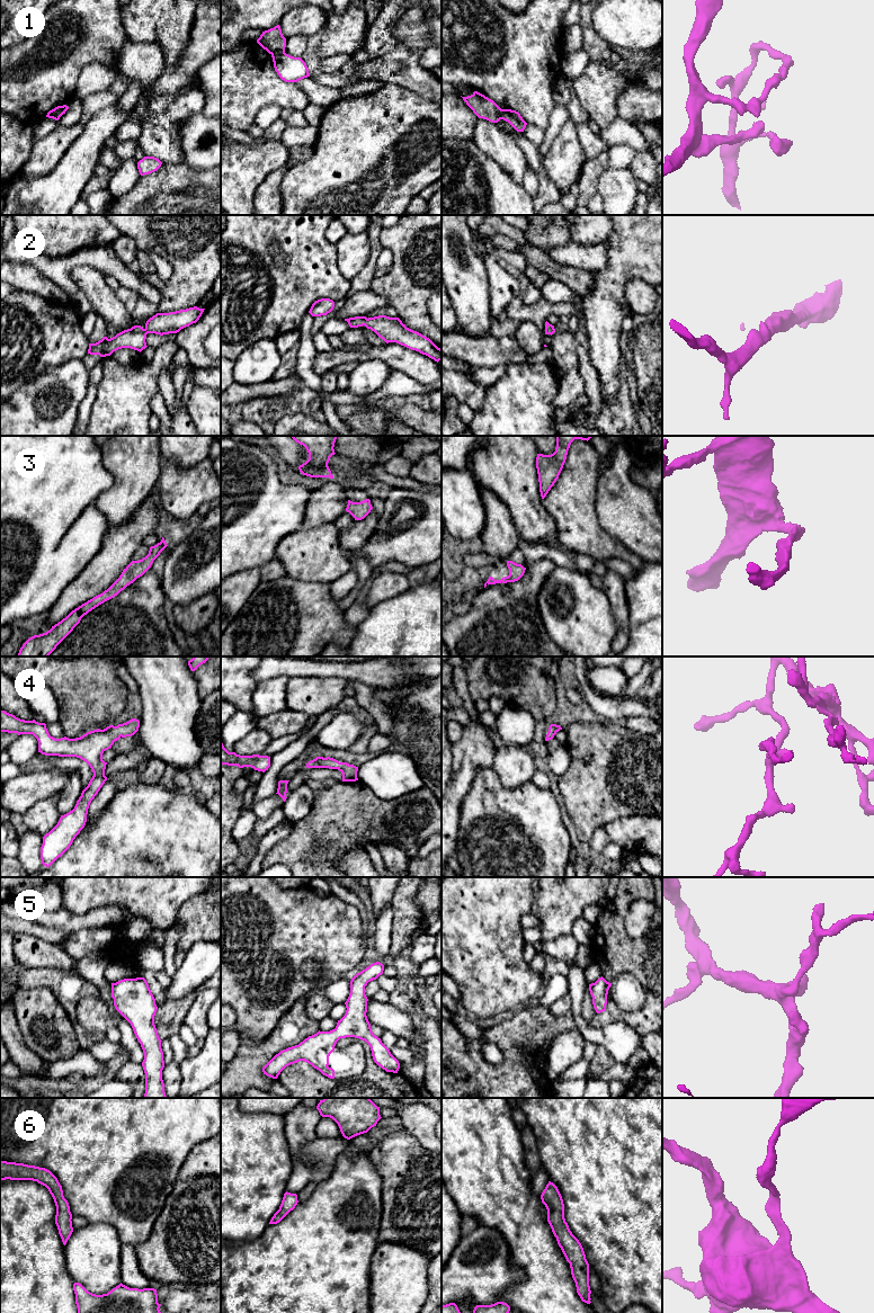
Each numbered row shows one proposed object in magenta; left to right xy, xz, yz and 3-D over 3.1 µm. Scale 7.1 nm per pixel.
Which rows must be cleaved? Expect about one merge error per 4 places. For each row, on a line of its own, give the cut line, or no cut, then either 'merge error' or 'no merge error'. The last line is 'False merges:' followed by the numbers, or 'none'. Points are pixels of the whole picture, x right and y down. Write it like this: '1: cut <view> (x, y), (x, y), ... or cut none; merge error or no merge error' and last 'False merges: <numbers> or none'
1: cut xz (284, 51), (271, 54); merge error
2: cut none; no merge error
3: cut none; no merge error
4: cut none; no merge error
5: cut none; no merge error
6: cut none; no merge error
False merges: 1

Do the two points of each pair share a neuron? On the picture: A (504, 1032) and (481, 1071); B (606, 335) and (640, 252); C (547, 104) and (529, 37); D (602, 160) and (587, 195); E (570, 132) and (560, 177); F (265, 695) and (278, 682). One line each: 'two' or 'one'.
A: one
B: one
C: one
D: one
E: one
F: one

